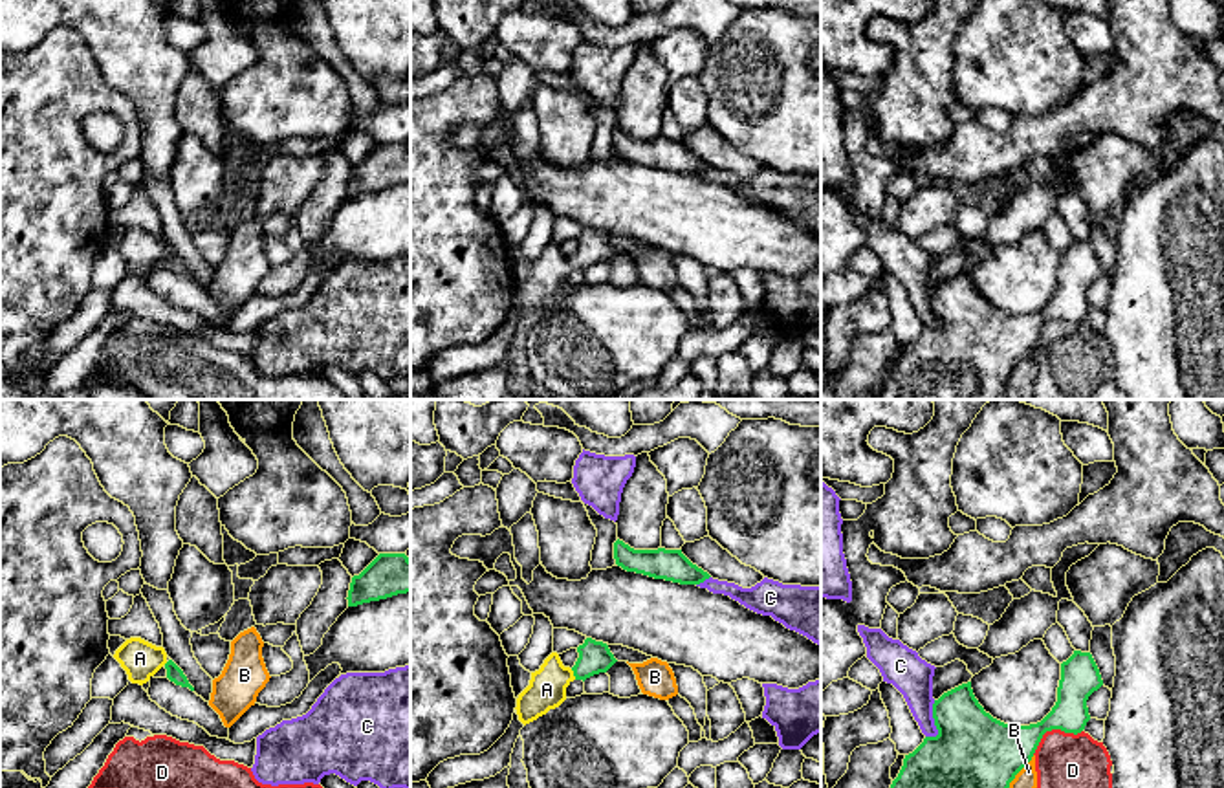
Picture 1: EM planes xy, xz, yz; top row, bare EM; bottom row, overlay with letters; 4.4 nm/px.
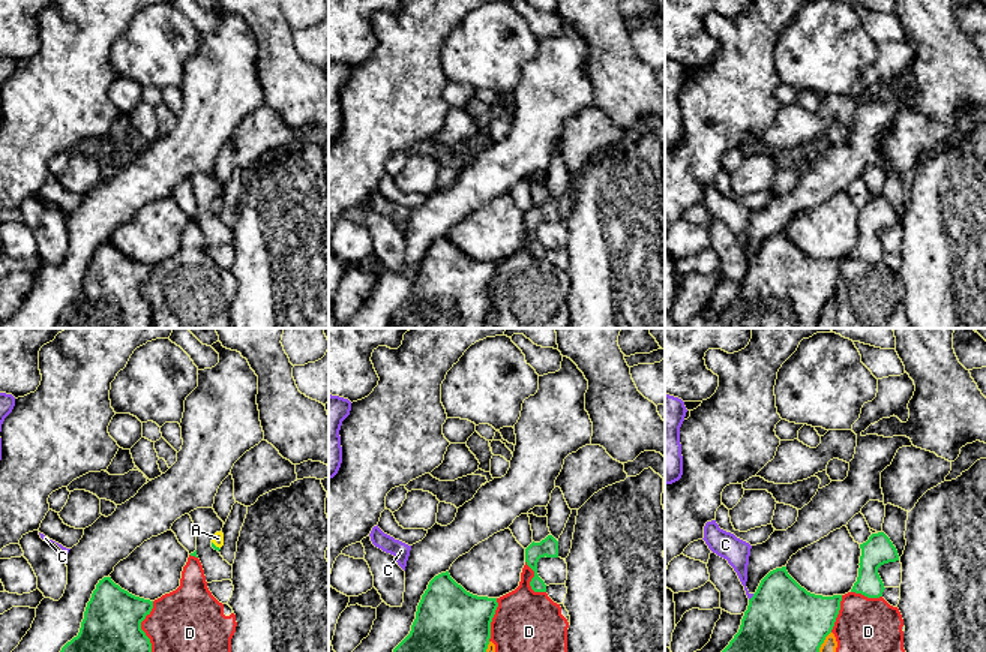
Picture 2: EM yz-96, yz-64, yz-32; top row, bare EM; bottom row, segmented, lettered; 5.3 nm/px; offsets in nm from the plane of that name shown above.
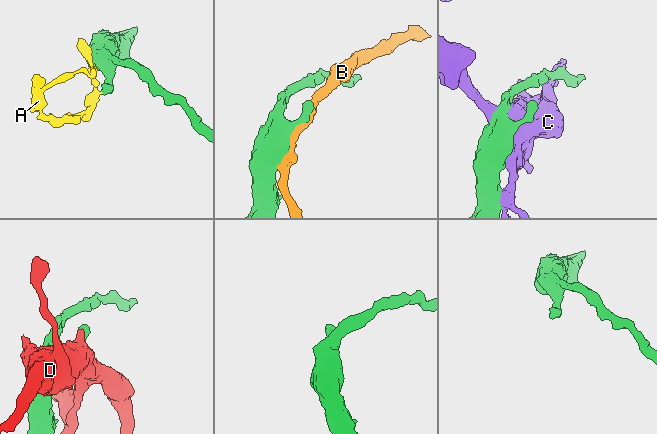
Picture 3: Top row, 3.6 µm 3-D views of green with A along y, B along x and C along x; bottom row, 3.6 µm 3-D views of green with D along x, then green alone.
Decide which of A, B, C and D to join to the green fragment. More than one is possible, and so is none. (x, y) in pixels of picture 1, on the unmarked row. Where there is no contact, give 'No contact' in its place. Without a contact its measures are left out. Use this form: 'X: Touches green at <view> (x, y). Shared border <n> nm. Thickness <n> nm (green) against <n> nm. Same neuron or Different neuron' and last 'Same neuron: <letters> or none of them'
A: Touches green at xz (574, 264). Shared border 50 nm. Thickness 140 nm (green) against 170 nm. Same neuron
B: Touches green at yz (1010, 371). Shared border 280 nm. Thickness 460 nm (green) against 140 nm. Different neuron
C: Touches green at yz (935, 312). Shared border 170 nm. Thickness 400 nm (green) against 180 nm. Different neuron
D: Touches green at yz (1052, 317). Shared border 240 nm. Thickness 240 nm (green) against 320 nm. Different neuron
Same neuron: A

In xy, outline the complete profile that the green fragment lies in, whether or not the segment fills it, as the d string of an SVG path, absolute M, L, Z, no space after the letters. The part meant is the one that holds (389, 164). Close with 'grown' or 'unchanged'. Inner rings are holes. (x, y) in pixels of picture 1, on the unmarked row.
M379 143L359 165L352 167L348 196L410 181L410 148L405 143Z; unchanged

